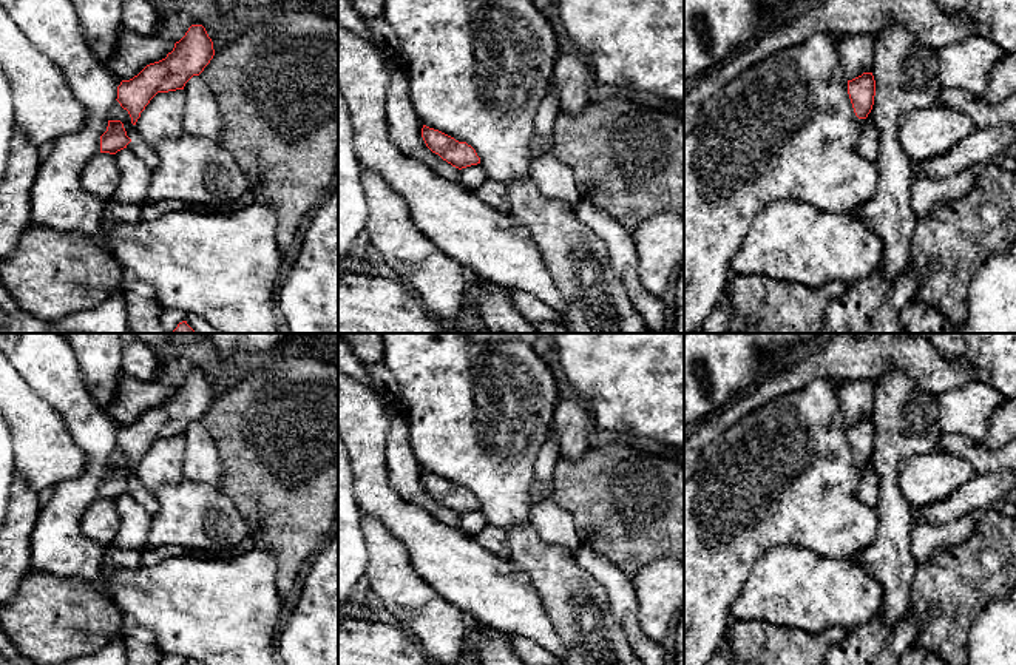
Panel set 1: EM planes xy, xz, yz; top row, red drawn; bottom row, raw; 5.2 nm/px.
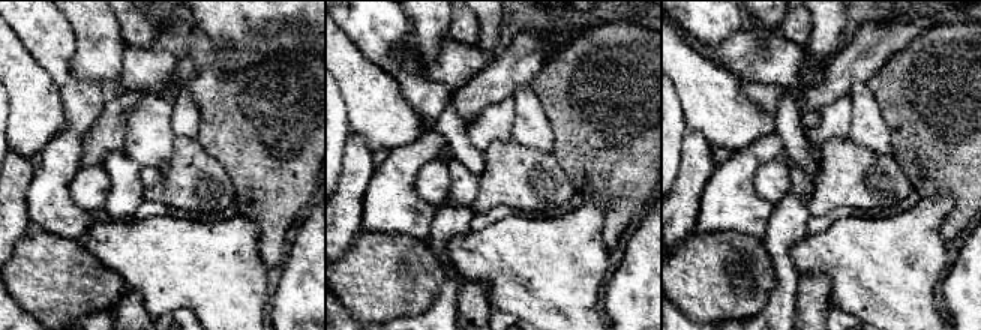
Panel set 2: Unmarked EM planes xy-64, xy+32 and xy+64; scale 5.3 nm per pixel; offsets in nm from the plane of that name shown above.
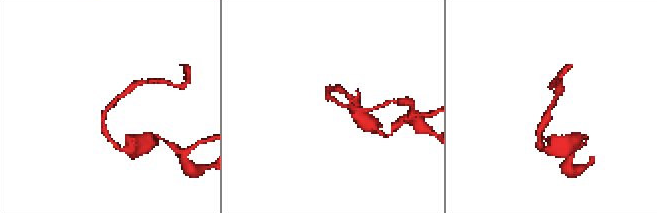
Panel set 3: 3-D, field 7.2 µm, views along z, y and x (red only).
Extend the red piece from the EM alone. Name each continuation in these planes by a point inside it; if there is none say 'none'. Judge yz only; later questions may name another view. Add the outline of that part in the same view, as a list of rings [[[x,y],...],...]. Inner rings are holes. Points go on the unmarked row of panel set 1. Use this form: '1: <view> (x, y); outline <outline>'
none

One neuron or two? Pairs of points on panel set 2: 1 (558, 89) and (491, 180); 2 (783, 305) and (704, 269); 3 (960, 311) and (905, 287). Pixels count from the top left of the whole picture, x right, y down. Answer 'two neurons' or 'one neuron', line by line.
1: two neurons
2: two neurons
3: two neurons

